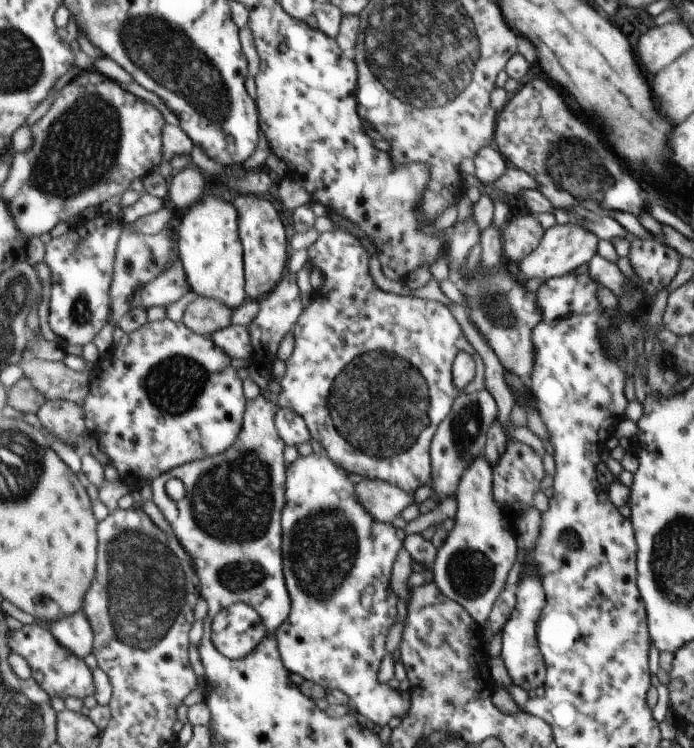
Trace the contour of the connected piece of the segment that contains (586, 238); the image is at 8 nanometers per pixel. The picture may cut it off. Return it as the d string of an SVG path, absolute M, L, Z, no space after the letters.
M577 223L553 225L545 230L543 240L537 248L517 263L518 270L522 278L526 279L543 278L547 280L566 275L596 256L596 241L598 240L592 232L585 230Z

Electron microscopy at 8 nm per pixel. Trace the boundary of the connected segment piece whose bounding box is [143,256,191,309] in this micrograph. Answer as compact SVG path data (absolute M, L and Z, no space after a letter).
M179 256L175 257L173 264L169 266L159 277L149 281L143 290L143 307L166 307L177 300L181 300L187 292L191 291L187 273Z

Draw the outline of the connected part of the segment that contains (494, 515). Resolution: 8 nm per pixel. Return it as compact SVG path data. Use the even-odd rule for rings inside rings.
M479 455L461 475L454 499L454 524L437 548L436 562L430 570L432 580L449 599L460 603L469 616L485 628L492 606L504 589L507 572L515 562L517 546L514 524L502 515L501 507L494 499L492 469L484 455Z

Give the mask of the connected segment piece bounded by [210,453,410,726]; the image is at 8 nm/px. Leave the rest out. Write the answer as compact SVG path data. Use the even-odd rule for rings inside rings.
M313 453L307 456L300 456L295 462L289 464L289 486L284 486L284 505L281 511L280 525L281 525L281 558L282 558L282 571L284 576L284 585L288 592L290 600L290 611L288 612L288 618L271 633L267 633L267 630L262 623L260 616L247 604L243 602L235 603L225 607L223 610L217 612L210 622L210 641L213 643L215 650L221 655L222 658L229 660L239 660L246 654L251 652L253 648L260 642L260 640L270 634L277 645L277 650L283 663L283 666L293 674L299 674L301 678L308 680L309 682L319 684L323 690L340 690L347 696L349 705L353 706L355 712L360 716L364 716L365 720L377 724L377 726L385 726L387 722L392 718L403 718L407 715L409 710L409 690L403 692L397 692L397 689L393 689L385 684L379 684L375 678L377 678L377 668L379 668L379 660L383 658L383 640L385 640L385 634L389 630L389 626L395 622L395 596L394 592L391 592L389 588L389 572L391 572L391 564L395 560L395 554L403 546L405 533L402 530L392 526L391 523L378 523L373 518L370 518L366 510L359 504L357 498L355 498L355 485L352 485L347 480L347 472L343 470L339 465L334 463L331 459L328 459L325 454L316 456Z

